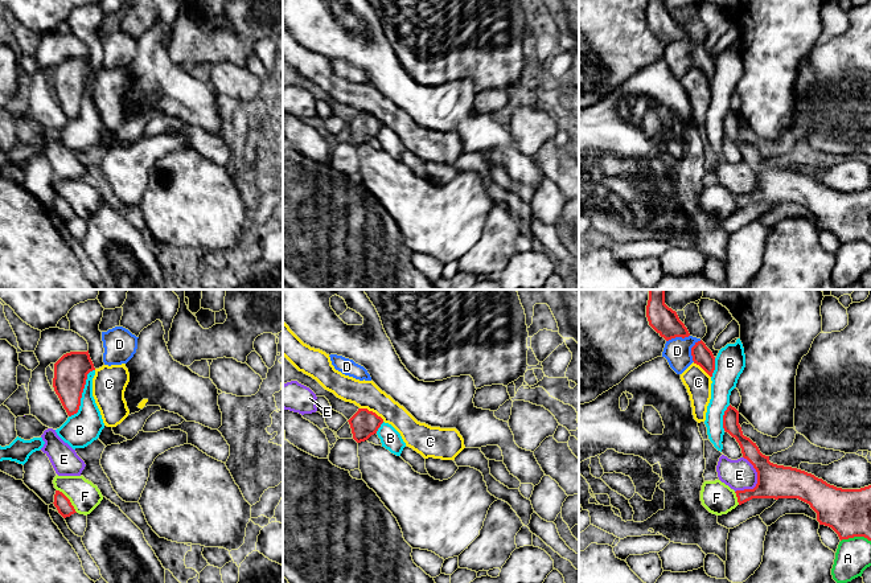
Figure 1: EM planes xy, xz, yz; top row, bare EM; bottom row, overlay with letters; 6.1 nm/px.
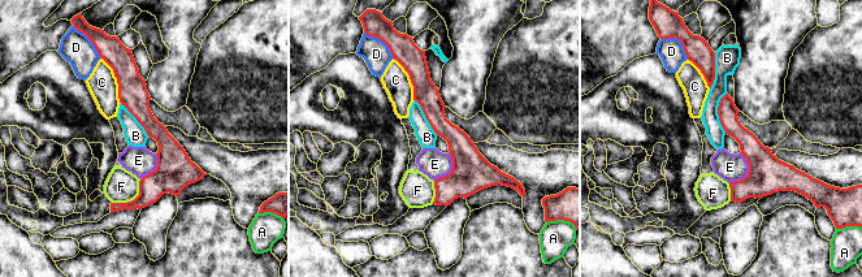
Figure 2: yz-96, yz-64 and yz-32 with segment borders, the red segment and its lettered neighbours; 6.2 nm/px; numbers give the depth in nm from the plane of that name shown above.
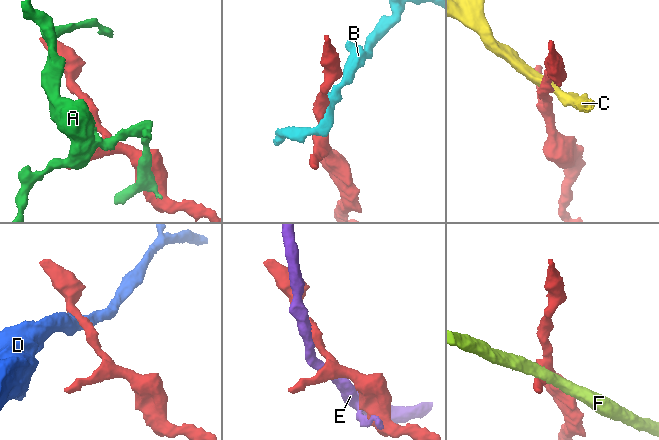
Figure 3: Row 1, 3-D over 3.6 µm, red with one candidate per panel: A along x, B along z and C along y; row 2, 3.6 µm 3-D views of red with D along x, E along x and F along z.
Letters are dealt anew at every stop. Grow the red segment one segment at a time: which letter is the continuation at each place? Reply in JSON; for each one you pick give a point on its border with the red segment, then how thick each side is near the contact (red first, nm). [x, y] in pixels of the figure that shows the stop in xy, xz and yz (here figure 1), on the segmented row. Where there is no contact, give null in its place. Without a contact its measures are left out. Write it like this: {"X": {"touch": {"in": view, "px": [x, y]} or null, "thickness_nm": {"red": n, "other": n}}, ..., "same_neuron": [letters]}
{"same_neuron": []}

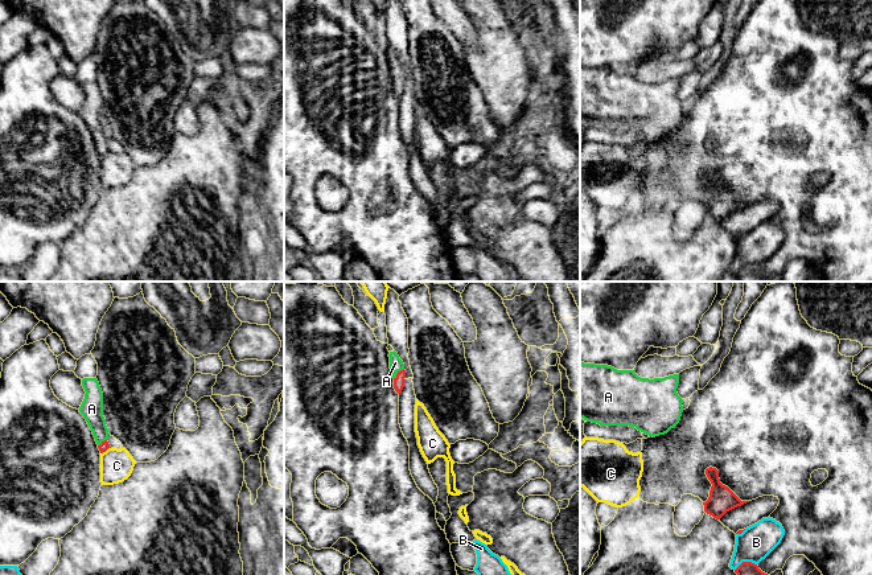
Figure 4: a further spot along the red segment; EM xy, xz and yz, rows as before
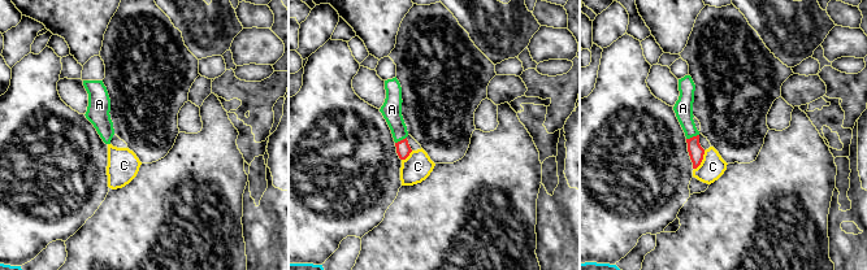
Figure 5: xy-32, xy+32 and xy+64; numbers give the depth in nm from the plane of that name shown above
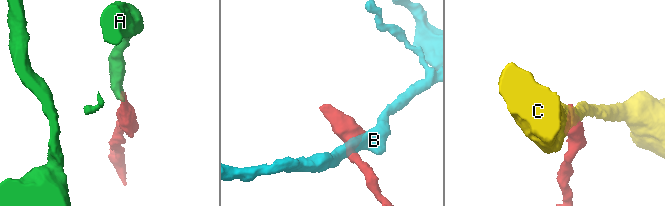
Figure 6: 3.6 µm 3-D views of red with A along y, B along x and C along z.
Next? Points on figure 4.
{"A": {"touch": {"in": "xz", "px": [398, 373]}, "thickness_nm": {"red": 60, "other": 80}}, "same_neuron": ["A"]}

